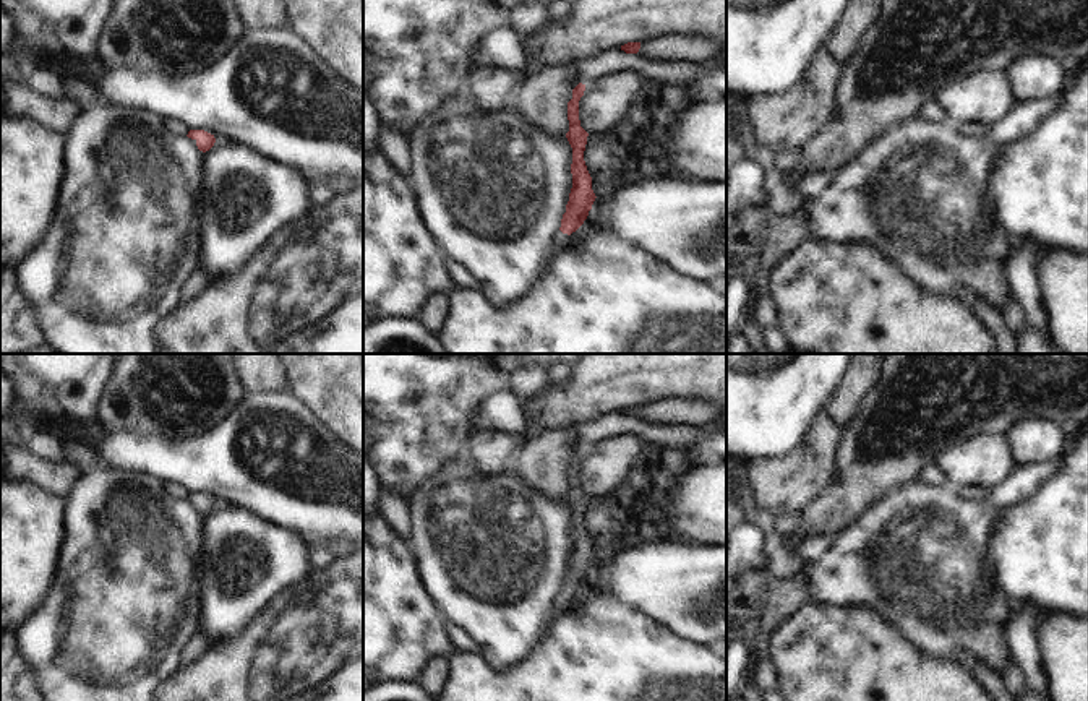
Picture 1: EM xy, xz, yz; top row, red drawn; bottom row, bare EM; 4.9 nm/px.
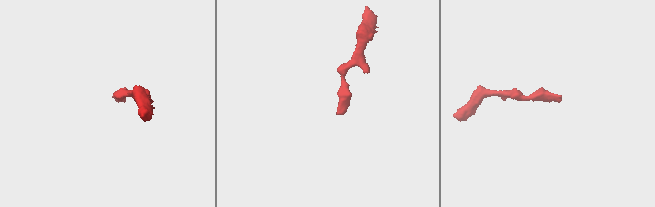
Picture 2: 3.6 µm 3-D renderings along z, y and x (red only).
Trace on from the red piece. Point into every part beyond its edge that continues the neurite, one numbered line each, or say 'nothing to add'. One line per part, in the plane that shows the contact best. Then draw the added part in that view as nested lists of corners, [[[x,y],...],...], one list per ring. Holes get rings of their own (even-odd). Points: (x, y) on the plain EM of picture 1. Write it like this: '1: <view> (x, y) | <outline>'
1: xz (560, 602) | [[[559,594],[559,596],[553,600],[553,610],[551,610],[550,618],[555,617],[555,615],[559,615],[559,613],[569,605],[569,602],[571,602],[571,599],[563,597],[563,596]],[[548,618],[546,623],[545,623],[545,630],[543,630],[542,638],[545,636],[545,631],[546,631],[546,626],[548,626],[550,618]],[[540,638],[540,639],[542,639],[542,638]]]

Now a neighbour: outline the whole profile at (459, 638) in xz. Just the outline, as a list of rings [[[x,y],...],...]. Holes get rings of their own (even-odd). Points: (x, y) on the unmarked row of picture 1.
[[[448,620],[448,636],[456,651],[480,652],[478,644],[457,625]]]

